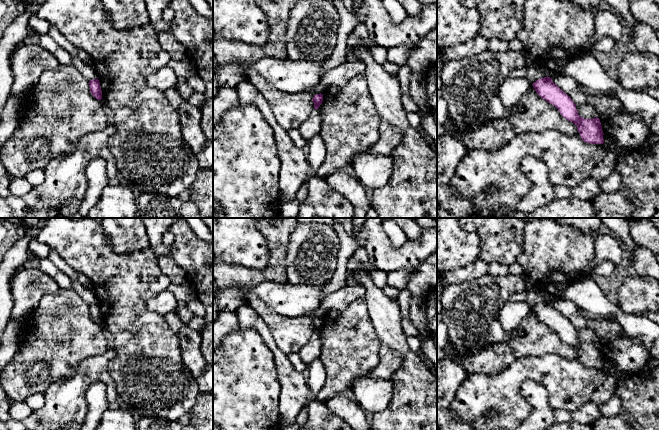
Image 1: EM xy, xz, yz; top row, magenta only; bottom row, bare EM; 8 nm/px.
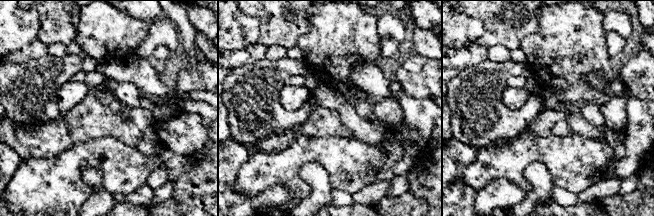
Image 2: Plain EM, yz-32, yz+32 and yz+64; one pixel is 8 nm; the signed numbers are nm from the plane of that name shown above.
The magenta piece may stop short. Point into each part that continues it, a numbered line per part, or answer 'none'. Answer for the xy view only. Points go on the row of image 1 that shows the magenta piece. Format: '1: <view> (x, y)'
none

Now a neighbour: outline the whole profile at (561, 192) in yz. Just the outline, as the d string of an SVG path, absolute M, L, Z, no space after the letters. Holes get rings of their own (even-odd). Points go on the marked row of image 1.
M553 186L554 193L556 196L556 199L565 199L572 197L571 189L565 187L565 186Z

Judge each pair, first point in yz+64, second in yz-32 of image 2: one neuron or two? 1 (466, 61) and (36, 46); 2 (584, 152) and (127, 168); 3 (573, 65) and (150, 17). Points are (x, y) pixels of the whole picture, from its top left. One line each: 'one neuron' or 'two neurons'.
1: one neuron
2: one neuron
3: two neurons

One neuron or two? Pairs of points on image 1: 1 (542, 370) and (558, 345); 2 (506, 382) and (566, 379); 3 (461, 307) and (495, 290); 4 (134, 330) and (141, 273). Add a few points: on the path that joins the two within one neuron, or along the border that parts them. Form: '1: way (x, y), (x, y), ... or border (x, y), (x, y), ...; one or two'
1: border (529, 356), (558, 354), (575, 360); two
2: way (521, 371), (551, 371); one
3: way (469, 307), (473, 307), (487, 294); one
4: way (134, 316), (134, 287); one

